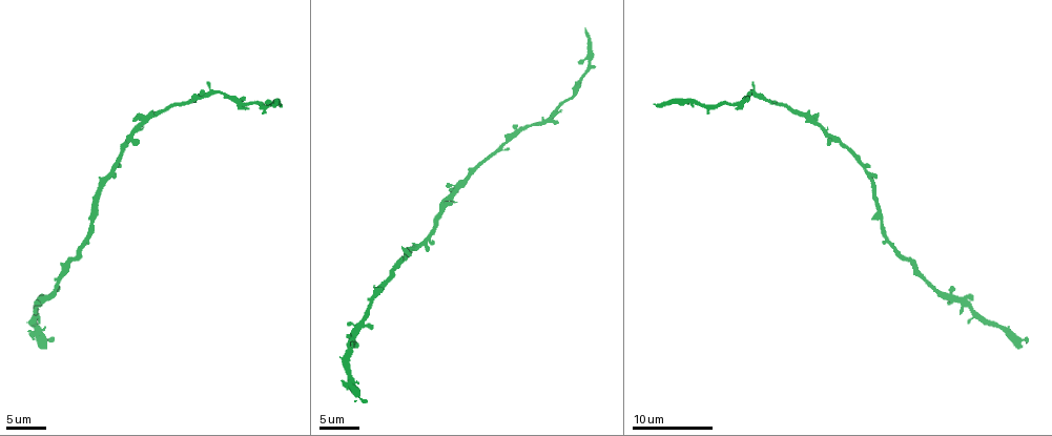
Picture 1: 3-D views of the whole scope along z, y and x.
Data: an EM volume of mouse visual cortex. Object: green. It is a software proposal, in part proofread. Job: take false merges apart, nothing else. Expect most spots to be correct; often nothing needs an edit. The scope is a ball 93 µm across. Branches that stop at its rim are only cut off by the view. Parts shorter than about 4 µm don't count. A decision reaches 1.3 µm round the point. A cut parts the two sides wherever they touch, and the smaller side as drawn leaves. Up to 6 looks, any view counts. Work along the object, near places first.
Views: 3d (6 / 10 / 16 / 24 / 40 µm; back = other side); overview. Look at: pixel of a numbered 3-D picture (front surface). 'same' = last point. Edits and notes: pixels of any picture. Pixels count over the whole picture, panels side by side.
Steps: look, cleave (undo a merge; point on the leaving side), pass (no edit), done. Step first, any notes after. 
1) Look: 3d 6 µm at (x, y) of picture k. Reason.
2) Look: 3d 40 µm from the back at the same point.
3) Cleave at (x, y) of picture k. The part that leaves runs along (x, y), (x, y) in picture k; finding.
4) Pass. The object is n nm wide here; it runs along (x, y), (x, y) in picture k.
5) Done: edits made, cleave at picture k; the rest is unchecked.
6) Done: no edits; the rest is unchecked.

Look: 3d 10 µm at (359, 332) of picture 1. Two arms in line, one across.

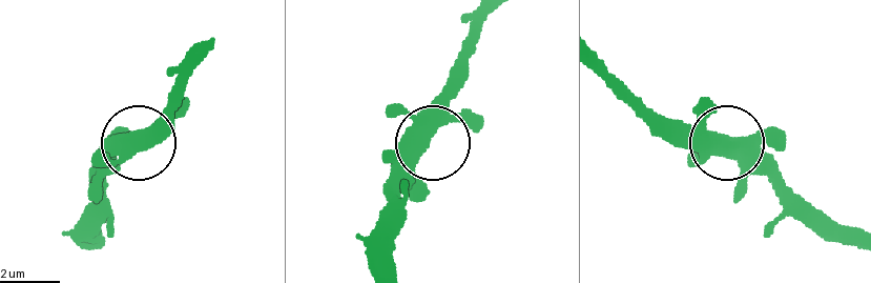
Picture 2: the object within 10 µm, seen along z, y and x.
Pass. 3 arms meet here; it runs along (597, 58), (642, 103), (732, 143), (768, 176) in picture 2; one neuron here.

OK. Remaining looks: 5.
Look: 3d 16 µm at (432, 232) of picture 1.

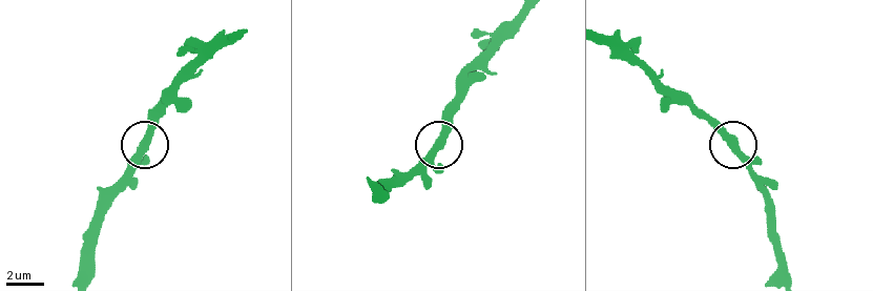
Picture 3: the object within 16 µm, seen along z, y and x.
Pass. One neuron here.

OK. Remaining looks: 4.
Look: 3d 10 µm at (570, 99) of picture 1.

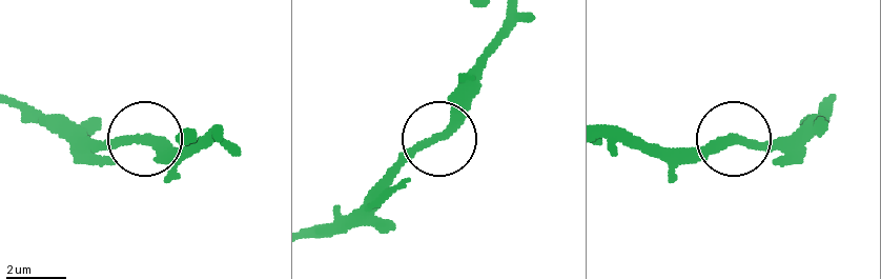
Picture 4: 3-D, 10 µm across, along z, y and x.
Pass. The object is 310 nm wide here; it runs along (833, 104), (764, 142), (728, 137), (677, 170) in picture 4; all the same neuron.

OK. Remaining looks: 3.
Done: no edits; the rest is unchecked.

